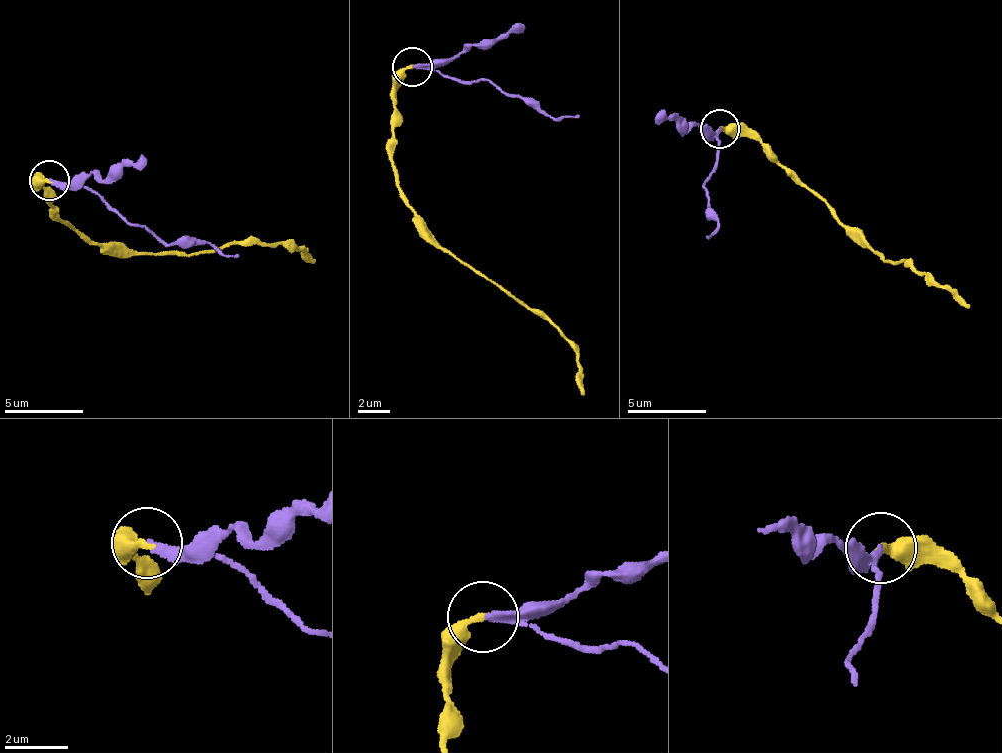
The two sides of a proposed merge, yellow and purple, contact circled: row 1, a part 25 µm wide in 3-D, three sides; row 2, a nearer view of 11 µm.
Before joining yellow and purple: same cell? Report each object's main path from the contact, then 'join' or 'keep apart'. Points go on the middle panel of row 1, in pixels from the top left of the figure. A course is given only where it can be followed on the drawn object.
yellow via (413, 65), (396, 86), (391, 129), (395, 181), (444, 249), (553, 322), (571, 347), (584, 395) | purple via (413, 65), (436, 66), (450, 76), (493, 80), (514, 97), (530, 98), (552, 119), (578, 113) | keep apart

